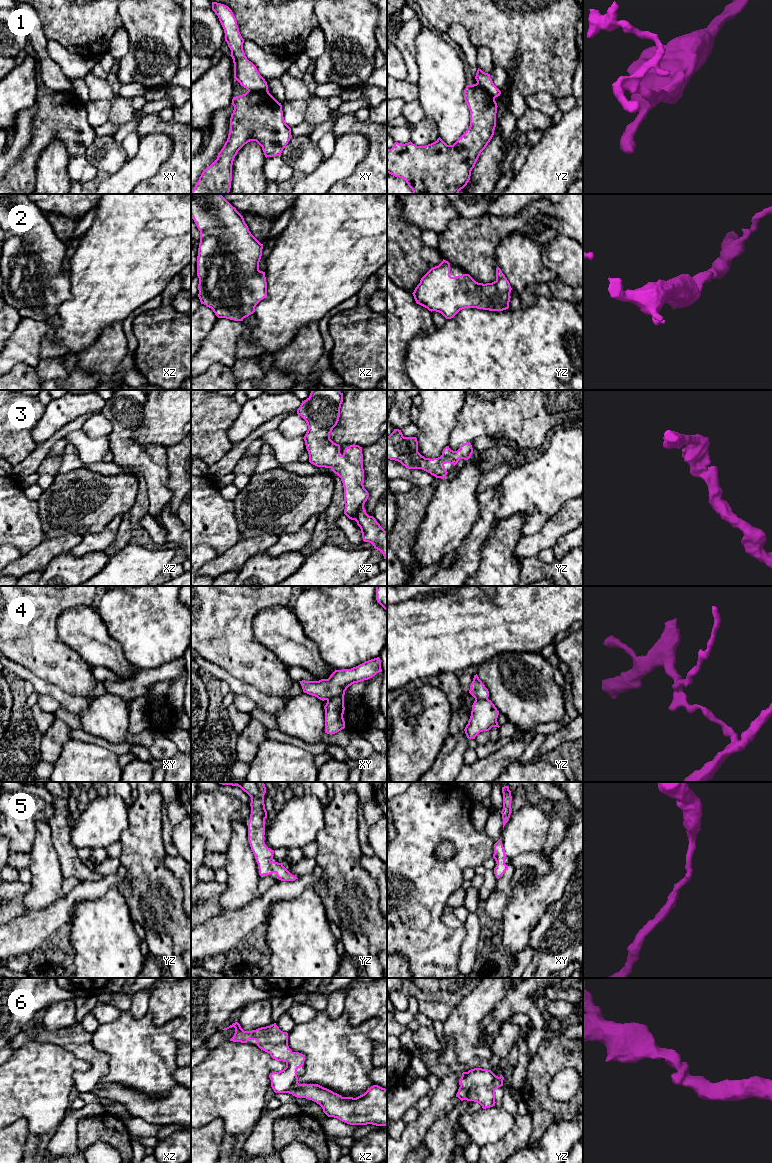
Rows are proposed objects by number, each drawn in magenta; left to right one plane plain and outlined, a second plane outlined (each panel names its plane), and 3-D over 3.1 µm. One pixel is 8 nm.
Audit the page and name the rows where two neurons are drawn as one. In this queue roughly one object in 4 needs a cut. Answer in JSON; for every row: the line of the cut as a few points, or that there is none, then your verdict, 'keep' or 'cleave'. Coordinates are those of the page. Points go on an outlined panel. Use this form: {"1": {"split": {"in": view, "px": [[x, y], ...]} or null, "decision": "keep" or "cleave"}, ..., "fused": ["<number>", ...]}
{"1": {"split": {"in": "xy", "px": [[248, 89], [267, 91]]}, "decision": "cleave"}, "2": {"split": null, "decision": "keep"}, "3": {"split": null, "decision": "keep"}, "4": {"split": {"in": "xy", "px": [[343, 696], [334, 696], [327, 701]]}, "decision": "cleave"}, "5": {"split": null, "decision": "keep"}, "6": {"split": null, "decision": "keep"}, "fused": ["1", "4"]}

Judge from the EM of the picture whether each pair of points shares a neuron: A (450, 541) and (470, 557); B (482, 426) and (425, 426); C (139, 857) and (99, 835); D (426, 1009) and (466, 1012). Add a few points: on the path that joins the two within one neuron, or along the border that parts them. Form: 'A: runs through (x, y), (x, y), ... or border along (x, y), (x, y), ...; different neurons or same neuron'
A: border along (471, 527), (462, 543), (446, 554), (440, 562); different neurons
B: border along (463, 404), (447, 445); different neurons
C: border along (128, 818), (128, 827), (122, 833), (119, 840); different neurons
D: border along (453, 1007), (450, 1014), (442, 1022); different neurons

